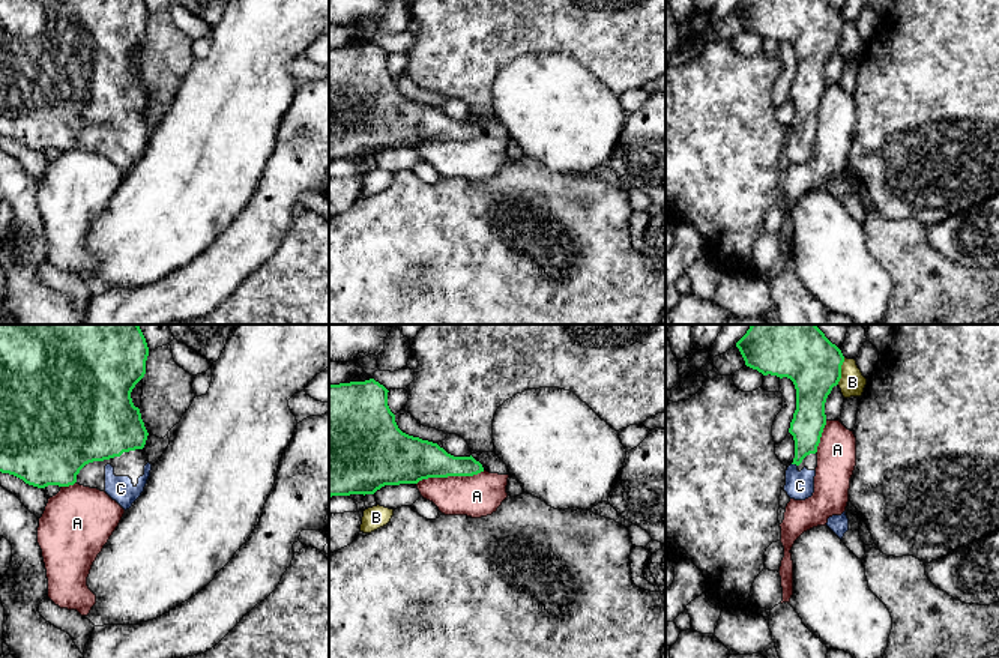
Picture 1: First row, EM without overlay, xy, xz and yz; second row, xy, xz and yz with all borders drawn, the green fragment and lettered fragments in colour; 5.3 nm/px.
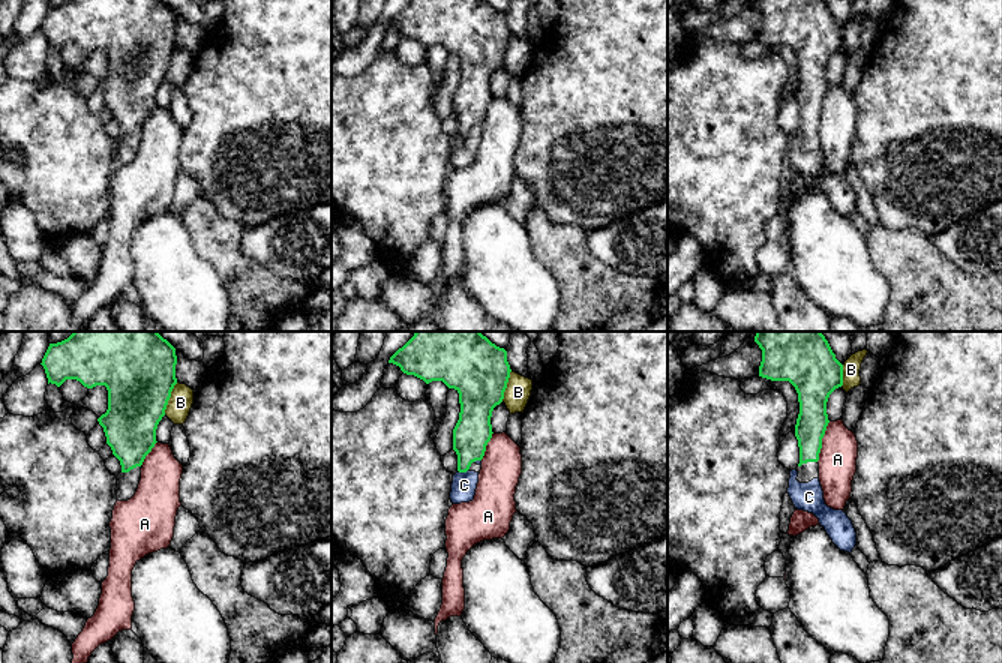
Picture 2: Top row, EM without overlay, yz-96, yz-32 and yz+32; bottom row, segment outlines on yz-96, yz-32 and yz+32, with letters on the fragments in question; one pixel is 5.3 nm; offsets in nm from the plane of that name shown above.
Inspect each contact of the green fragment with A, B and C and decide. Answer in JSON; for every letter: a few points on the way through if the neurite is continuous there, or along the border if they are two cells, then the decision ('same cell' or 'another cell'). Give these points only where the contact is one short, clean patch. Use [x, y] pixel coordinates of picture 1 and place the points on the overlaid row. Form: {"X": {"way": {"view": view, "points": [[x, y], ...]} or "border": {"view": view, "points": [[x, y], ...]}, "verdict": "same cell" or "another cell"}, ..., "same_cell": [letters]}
{"A": {"verdict": "another cell"}, "B": {"border": {"view": "yz", "points": [[845, 358], [837, 383]]}, "verdict": "another cell"}, "C": {"way": {"view": "yz", "points": [[808, 421], [807, 440], [795, 463], [795, 479], [799, 485]]}, "verdict": "same cell"}, "same_cell": ["C"]}

